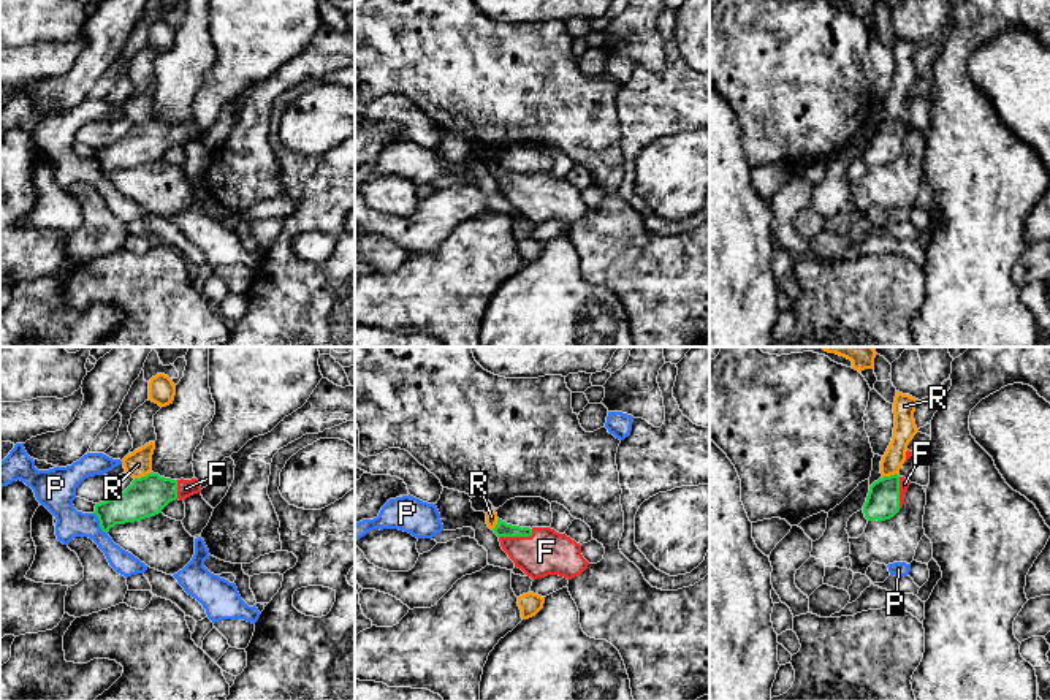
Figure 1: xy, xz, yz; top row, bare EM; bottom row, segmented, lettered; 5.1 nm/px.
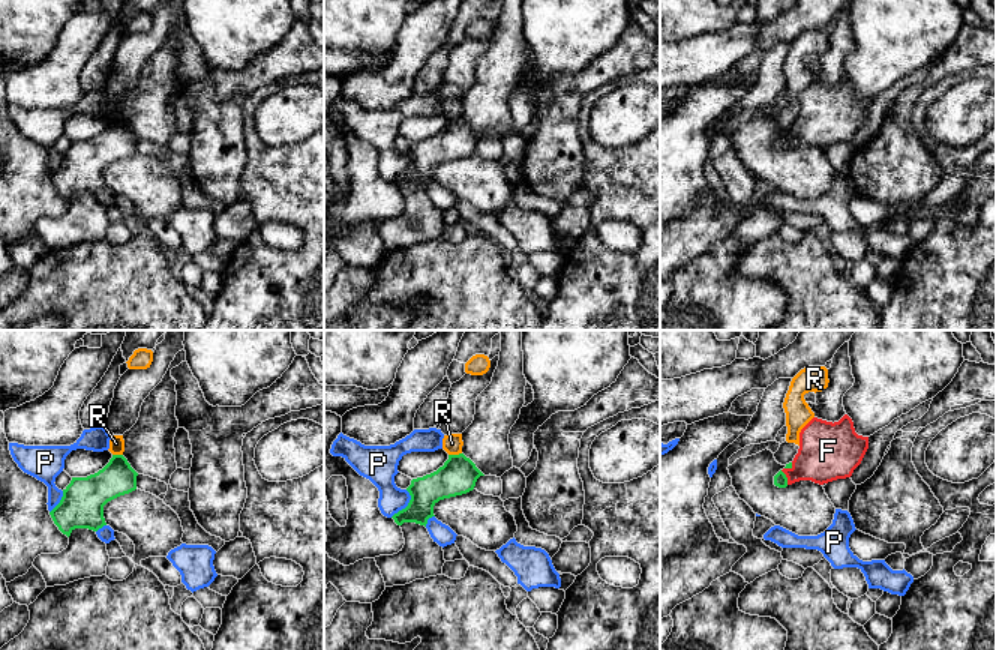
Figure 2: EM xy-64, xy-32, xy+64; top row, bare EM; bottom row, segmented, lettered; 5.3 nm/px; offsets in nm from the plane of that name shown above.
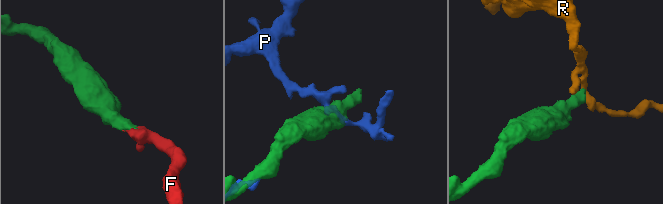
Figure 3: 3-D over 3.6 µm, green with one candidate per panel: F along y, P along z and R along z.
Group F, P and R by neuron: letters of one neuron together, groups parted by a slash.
F / P / R

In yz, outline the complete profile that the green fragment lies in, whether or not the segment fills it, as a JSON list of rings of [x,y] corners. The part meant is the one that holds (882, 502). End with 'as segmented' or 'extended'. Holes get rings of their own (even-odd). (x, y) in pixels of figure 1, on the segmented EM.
[[[898,474],[882,477],[869,486],[863,513],[868,521],[893,518],[904,504],[904,494],[911,481]]] | extended

